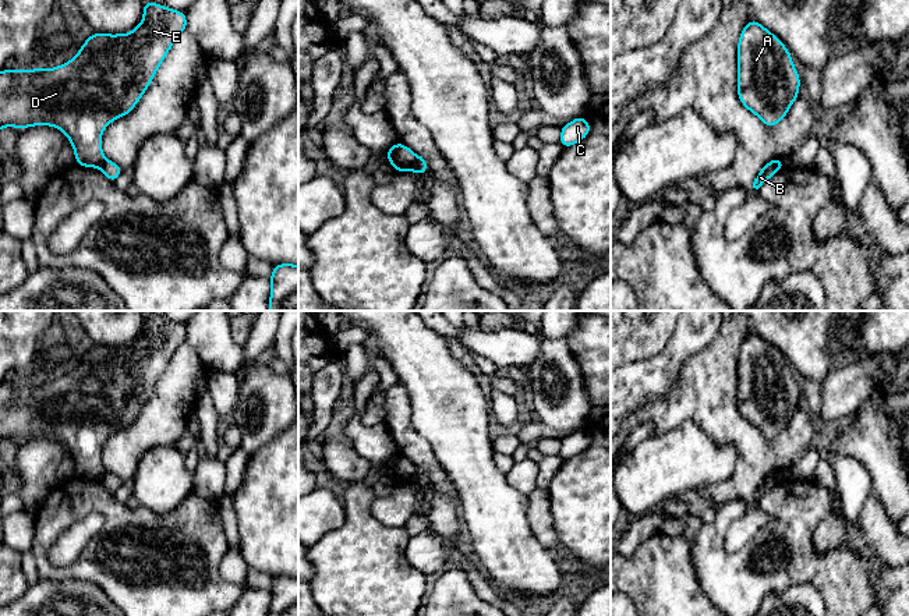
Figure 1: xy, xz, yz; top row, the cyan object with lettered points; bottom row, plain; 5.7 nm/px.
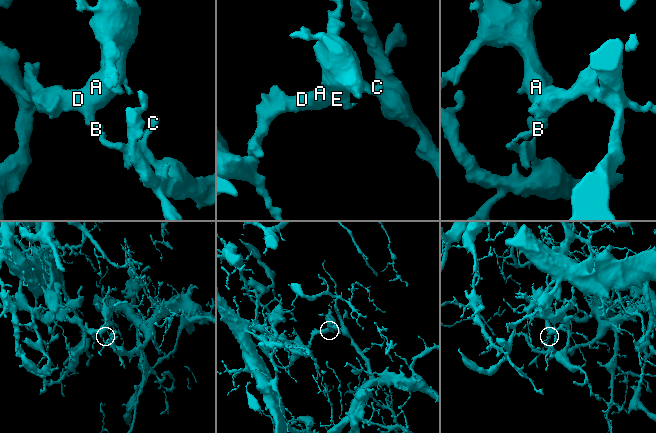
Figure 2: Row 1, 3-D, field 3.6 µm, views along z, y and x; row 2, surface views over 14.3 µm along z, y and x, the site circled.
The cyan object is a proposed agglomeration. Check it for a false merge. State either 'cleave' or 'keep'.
cleave

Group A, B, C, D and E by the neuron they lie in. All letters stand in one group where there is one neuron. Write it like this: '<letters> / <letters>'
A D E / B C

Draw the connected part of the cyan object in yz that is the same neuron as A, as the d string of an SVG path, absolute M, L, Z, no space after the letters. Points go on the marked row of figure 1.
M751 18L738 43L738 98L742 105L774 128L799 96L799 86L790 52Z

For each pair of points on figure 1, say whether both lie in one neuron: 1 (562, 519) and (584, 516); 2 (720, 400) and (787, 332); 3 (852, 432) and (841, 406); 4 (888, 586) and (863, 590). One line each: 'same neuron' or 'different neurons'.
1: same neuron
2: different neurons
3: different neurons
4: different neurons

